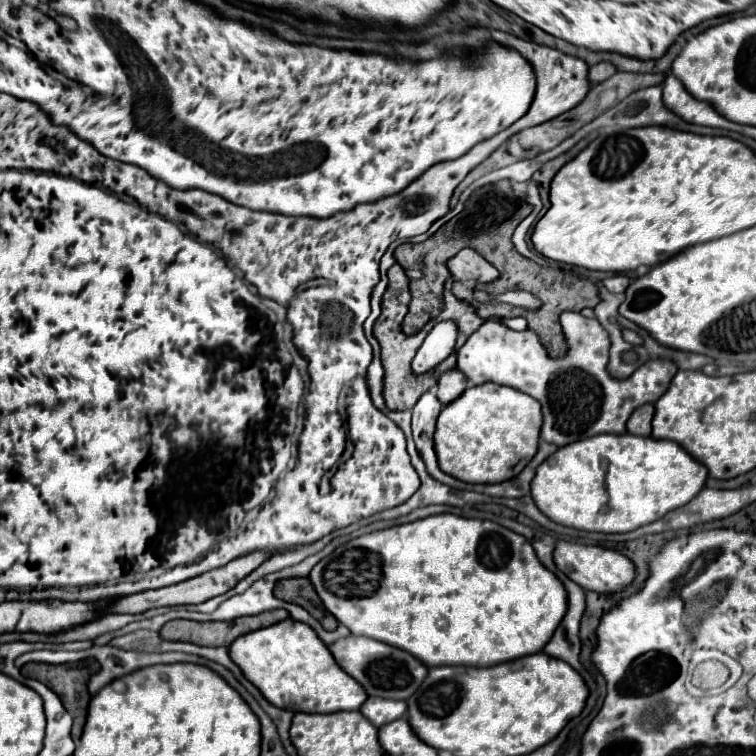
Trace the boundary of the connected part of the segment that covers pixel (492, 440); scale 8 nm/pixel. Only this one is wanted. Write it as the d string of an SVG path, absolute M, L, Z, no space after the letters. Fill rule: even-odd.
M493 382L467 388L463 396L447 404L439 414L435 430L435 452L439 456L439 466L443 468L443 472L469 484L499 484L511 480L535 456L539 446L541 424L543 424L541 404L515 388L499 386Z

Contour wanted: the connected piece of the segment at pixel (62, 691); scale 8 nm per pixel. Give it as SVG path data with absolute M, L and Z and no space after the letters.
M29 662L21 668L21 674L25 678L35 678L35 680L43 682L47 688L51 688L55 694L59 694L67 712L73 714L73 736L77 742L81 738L85 718L87 718L87 706L91 702L91 694L87 690L91 672L85 668L67 666L67 664L51 666L51 664Z

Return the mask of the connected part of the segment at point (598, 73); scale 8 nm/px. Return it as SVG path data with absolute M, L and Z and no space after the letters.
M601 62L601 64L595 64L595 66L589 68L589 72L587 72L587 80L589 80L589 84L599 84L599 82L607 80L609 76L613 76L615 72L617 72L617 70L615 70L613 64Z

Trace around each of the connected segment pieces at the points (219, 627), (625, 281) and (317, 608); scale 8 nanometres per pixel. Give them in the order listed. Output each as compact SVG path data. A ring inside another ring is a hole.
M269 610L257 616L243 616L229 622L191 622L191 620L171 620L161 630L163 640L181 640L197 646L231 646L241 634L277 624L289 614L285 610Z
M617 274L617 276L607 278L603 284L605 284L605 288L607 288L609 292L613 292L613 294L621 294L621 292L625 292L625 288L629 286L629 278L623 276L623 274Z
M289 578L289 580L279 580L275 584L275 596L285 602L293 602L303 606L313 618L321 622L325 630L335 630L337 620L323 608L317 592L311 588L309 578Z

